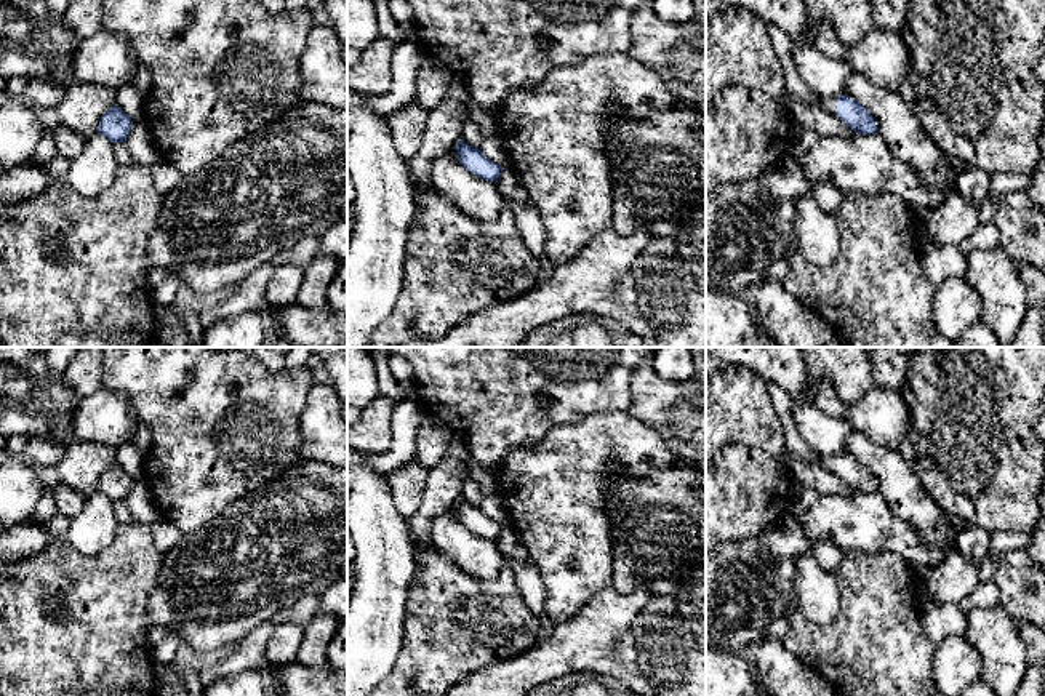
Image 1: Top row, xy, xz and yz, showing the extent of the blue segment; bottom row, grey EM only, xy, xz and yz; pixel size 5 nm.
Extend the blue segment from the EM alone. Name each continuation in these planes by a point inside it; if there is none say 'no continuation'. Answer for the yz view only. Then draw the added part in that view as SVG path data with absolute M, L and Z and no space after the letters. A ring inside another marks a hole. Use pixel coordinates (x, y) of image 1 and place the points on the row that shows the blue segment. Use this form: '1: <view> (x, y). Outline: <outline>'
1: yz (826, 103). Outline: M819 96L818 102L815 106L818 106L823 110L835 115L835 112L837 112L837 98L835 96Z

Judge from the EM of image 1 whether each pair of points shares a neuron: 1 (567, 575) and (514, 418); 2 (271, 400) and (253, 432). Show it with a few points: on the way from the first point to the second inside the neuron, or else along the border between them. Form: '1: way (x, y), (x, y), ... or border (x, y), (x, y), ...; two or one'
1: border (556, 423), (536, 440), (516, 445), (496, 469); two
2: way (263, 408), (253, 418), (253, 424); one

